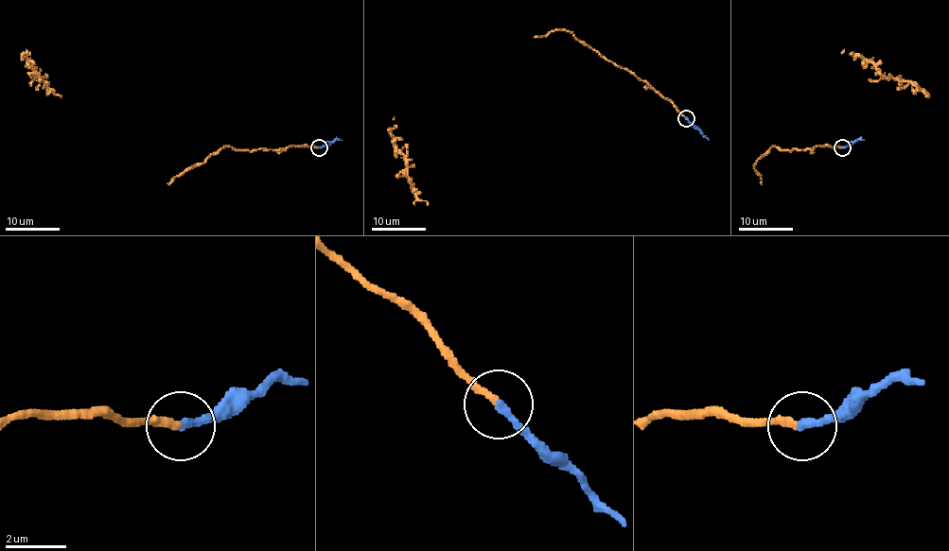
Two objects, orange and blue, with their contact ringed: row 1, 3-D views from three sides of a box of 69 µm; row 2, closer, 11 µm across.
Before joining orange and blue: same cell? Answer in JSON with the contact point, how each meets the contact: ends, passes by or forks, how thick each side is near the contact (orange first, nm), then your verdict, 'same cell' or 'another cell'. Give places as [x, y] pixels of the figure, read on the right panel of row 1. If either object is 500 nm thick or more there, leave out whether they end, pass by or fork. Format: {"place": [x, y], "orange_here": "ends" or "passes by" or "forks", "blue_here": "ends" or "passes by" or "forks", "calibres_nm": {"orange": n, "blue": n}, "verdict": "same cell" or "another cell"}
{"place": [842, 147], "orange_here": "ends", "blue_here": "ends", "calibres_nm": {"orange": 240, "blue": 280}, "verdict": "another cell"}

